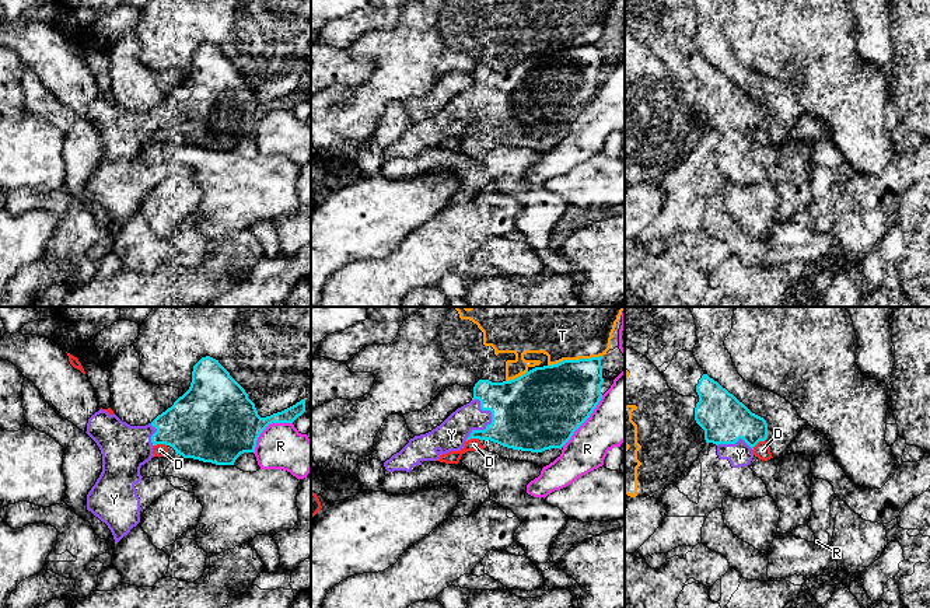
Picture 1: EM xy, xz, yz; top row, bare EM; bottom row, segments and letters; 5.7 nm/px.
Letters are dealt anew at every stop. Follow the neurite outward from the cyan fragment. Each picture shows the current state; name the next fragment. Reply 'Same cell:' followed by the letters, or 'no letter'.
Same cell: Y

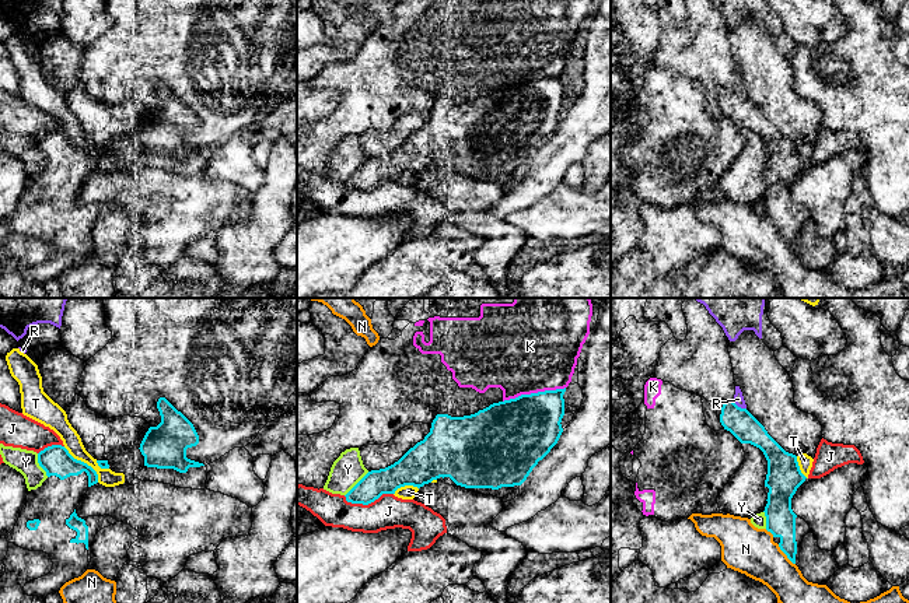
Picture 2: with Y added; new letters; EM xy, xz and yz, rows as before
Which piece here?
Same cell: no letter

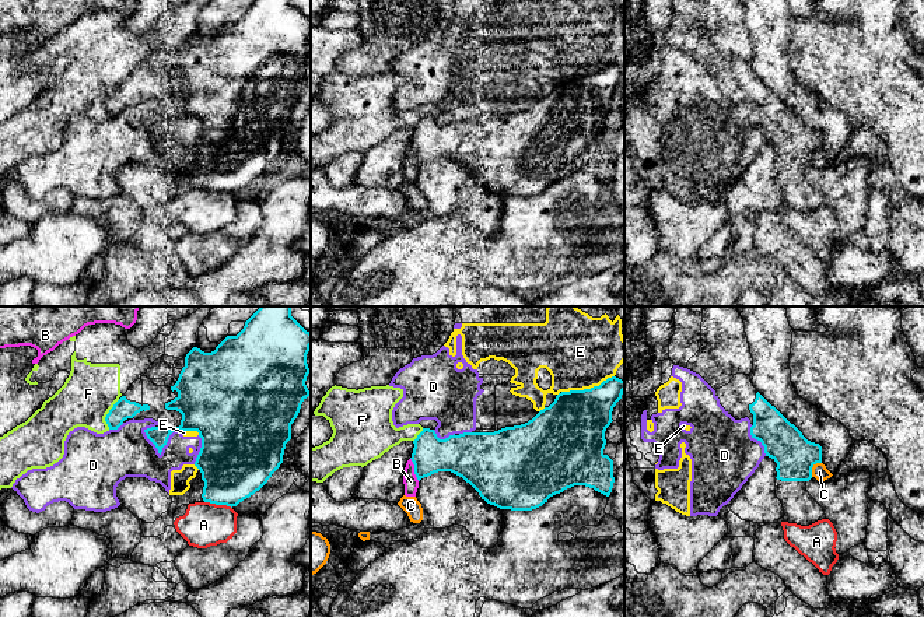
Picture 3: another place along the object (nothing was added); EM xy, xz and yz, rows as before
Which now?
Same cell: no letter

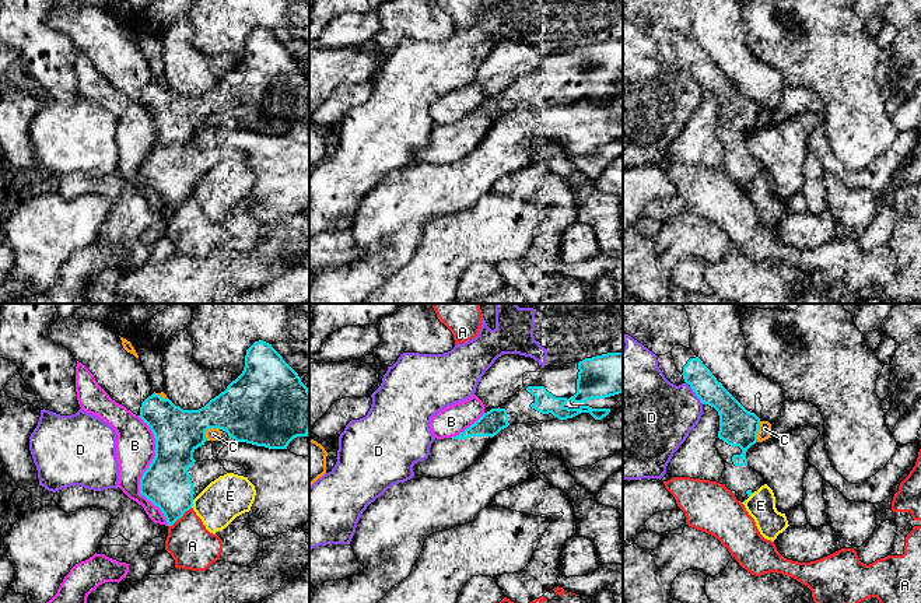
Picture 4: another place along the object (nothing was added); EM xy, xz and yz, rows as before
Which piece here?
Same cell: no letter

